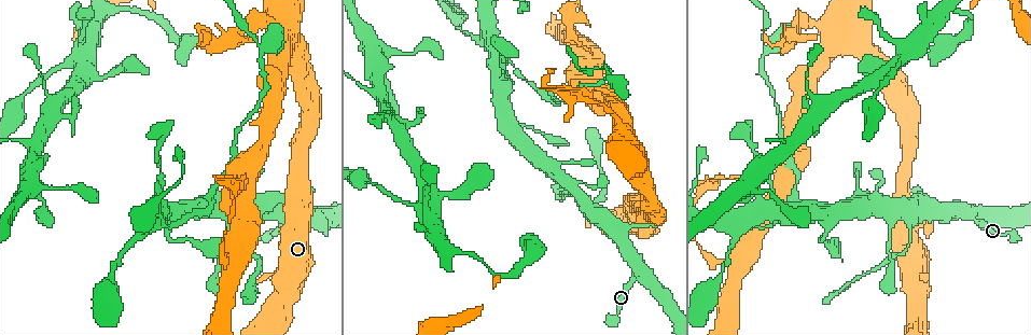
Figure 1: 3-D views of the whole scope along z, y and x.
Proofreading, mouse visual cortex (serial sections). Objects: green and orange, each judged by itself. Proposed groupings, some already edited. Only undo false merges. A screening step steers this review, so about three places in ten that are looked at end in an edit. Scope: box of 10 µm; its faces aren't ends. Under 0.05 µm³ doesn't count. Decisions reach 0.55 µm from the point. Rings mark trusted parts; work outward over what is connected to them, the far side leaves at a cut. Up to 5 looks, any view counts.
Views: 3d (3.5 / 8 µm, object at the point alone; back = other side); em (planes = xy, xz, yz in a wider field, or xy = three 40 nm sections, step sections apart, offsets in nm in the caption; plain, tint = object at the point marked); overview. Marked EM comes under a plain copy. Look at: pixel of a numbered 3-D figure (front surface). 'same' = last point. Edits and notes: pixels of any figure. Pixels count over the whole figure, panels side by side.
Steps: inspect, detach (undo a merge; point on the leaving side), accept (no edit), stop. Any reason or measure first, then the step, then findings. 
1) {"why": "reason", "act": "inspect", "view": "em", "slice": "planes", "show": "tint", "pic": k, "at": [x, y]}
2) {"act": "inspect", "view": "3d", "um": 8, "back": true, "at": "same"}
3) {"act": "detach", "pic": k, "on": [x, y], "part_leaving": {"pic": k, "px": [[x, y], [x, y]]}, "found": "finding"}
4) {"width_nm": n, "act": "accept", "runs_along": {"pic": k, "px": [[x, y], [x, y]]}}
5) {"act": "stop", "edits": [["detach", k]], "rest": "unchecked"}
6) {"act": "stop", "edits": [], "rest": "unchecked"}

{"why": "abrupt turn", "act": "inspect", "view": "3d", "um": 8, "pic": 1, "at": [905, 209]}

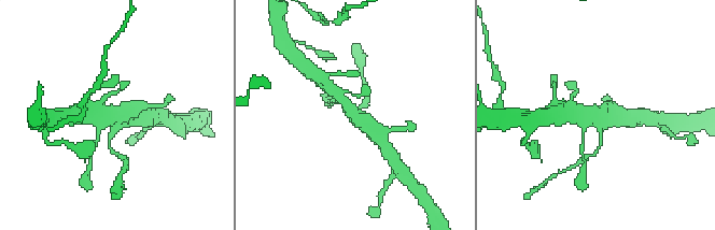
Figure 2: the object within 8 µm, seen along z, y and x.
{"arms": 4, "arm_widths_nm": [100, 250, 350, 400], "why": "need the tissue", "act": "inspect", "view": "em", "slice": "xy", "step": 2, "show": "tint", "at": "same"}

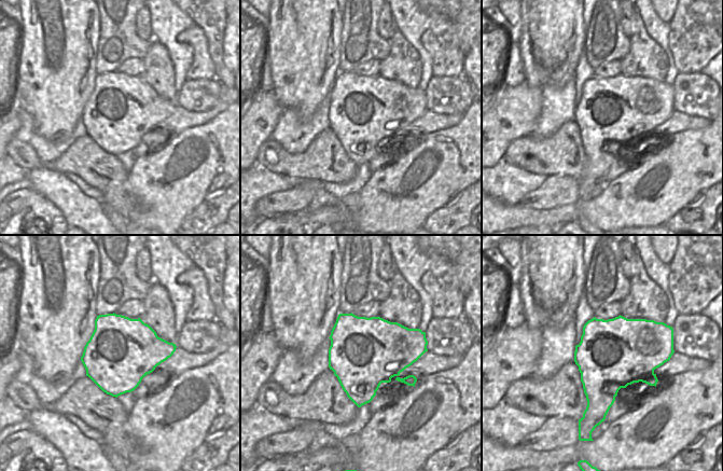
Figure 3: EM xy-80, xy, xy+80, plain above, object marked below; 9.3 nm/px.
{"act": "accept", "runs_along": {"pic": 2, "px": [[380, 141], [338, 97]]}, "found": "continuous, no second cell"}

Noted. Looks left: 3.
{"why": "sharp bend", "act": "inspect", "view": "3d", "um": 3.5, "pic": 1, "at": [156, 131]}

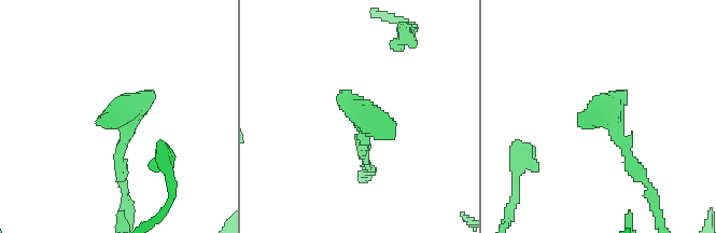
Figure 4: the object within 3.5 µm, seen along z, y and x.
{"act": "inspect", "view": "em", "slice": "xy", "step": 2, "show": "tint", "pic": 4, "at": [361, 114]}

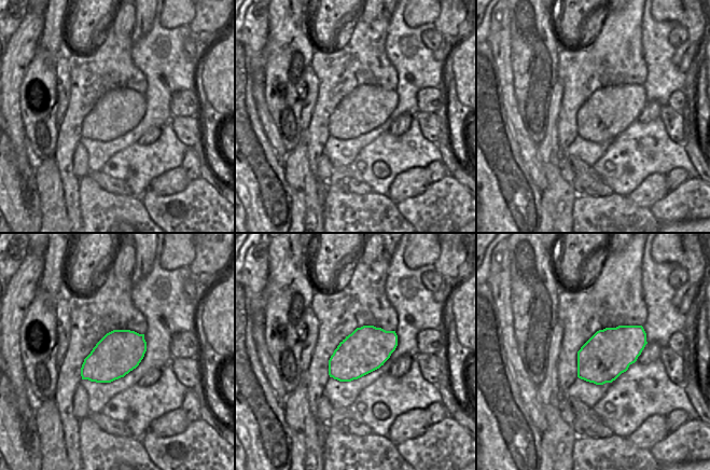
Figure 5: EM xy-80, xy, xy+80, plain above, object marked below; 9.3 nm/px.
{"act": "accept", "found": "all the same cell"}

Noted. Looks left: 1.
{"act": "stop", "edits": [], "rest": "unchecked"}

